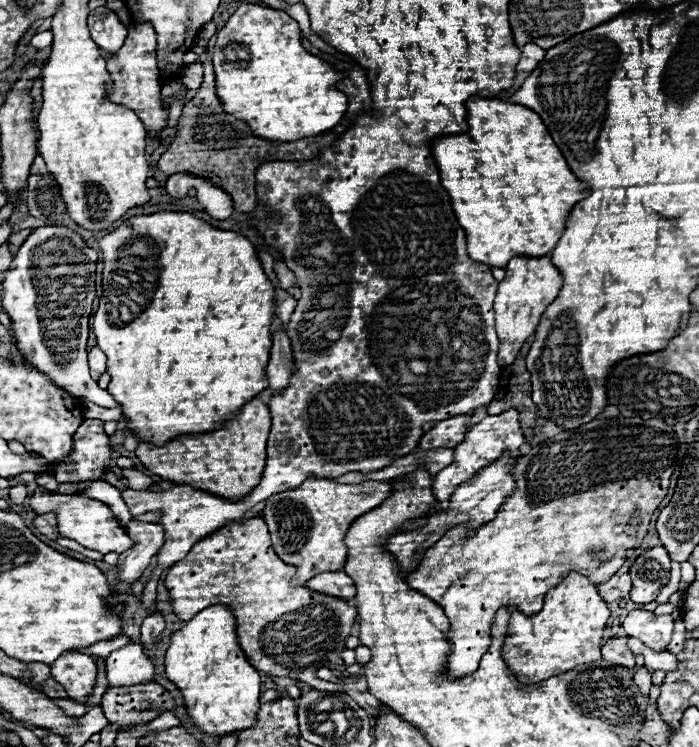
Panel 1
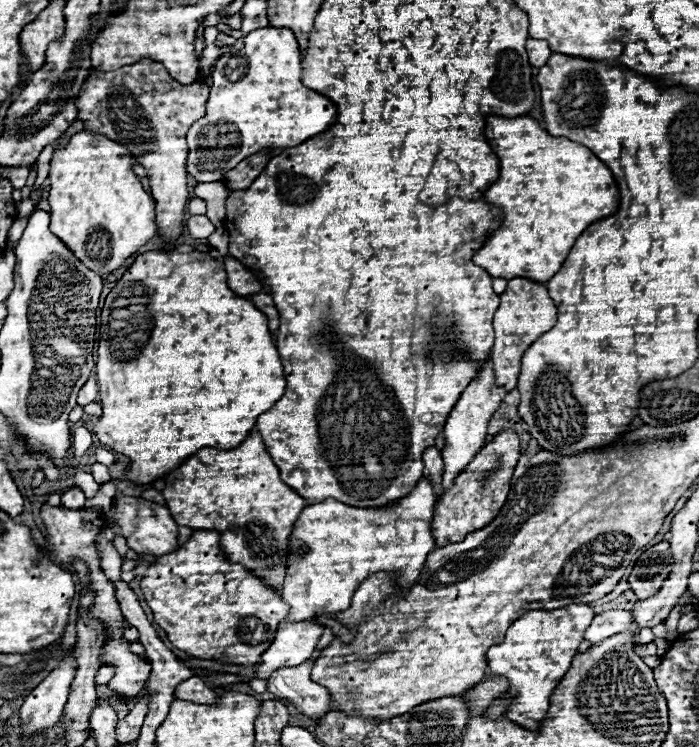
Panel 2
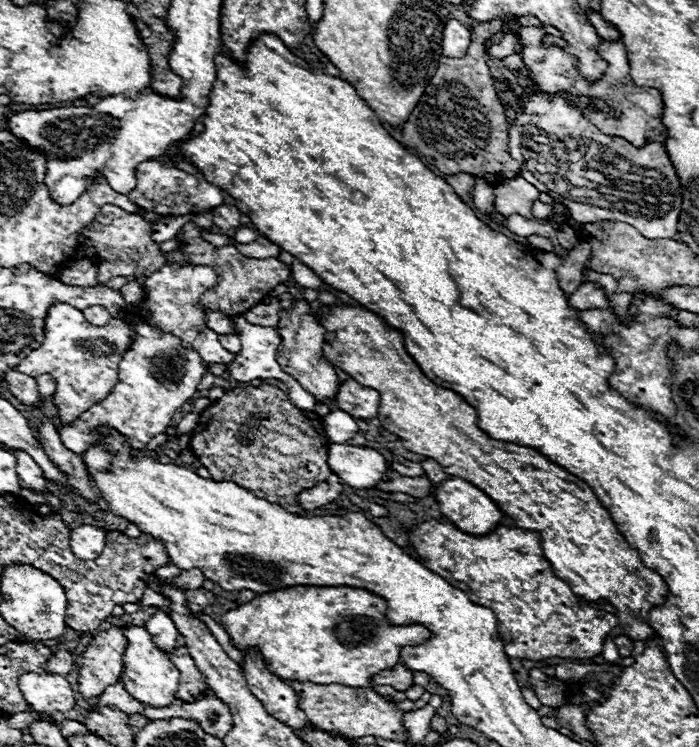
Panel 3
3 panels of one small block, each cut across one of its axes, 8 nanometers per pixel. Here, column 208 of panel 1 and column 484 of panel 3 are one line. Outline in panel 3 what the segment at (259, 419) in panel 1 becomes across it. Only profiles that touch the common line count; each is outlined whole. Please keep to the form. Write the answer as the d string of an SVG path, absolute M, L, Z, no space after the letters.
M342 306L342 308L332 308L328 318L318 316L318 320L320 324L326 326L326 330L332 330L336 334L334 342L324 344L326 360L330 364L336 364L336 368L342 368L356 382L380 392L378 420L382 428L400 436L406 450L434 458L444 468L446 474L464 478L476 488L480 488L482 492L486 492L496 502L496 506L518 524L518 528L538 532L544 558L550 562L552 572L562 580L566 580L568 584L572 584L580 602L590 604L590 602L604 600L612 604L616 608L616 618L630 640L646 640L658 636L650 626L648 612L654 606L666 602L668 586L658 572L642 564L642 558L636 552L636 548L628 546L628 542L612 522L610 512L598 502L598 498L594 496L592 488L586 482L582 482L562 466L550 462L534 448L524 448L510 442L494 440L486 432L482 432L478 428L476 410L460 394L434 384L420 370L414 358L406 352L402 334L398 330L384 326L384 320L380 320L380 316L376 316L374 312L366 308Z

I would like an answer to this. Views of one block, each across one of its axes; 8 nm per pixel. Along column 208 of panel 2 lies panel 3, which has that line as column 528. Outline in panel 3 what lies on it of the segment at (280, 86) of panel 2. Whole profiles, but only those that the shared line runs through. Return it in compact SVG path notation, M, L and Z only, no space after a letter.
M504 90L504 102L516 112L512 126L508 130L508 154L522 164L522 170L532 172L532 176L522 176L540 192L550 194L554 200L562 202L572 210L572 226L596 220L620 220L632 224L650 240L674 238L678 234L678 218L682 212L682 186L680 178L670 162L664 140L648 140L642 148L632 146L624 138L608 136L600 132L586 116L588 96L566 96L566 94L546 94L538 90L530 98L516 94L514 90Z

